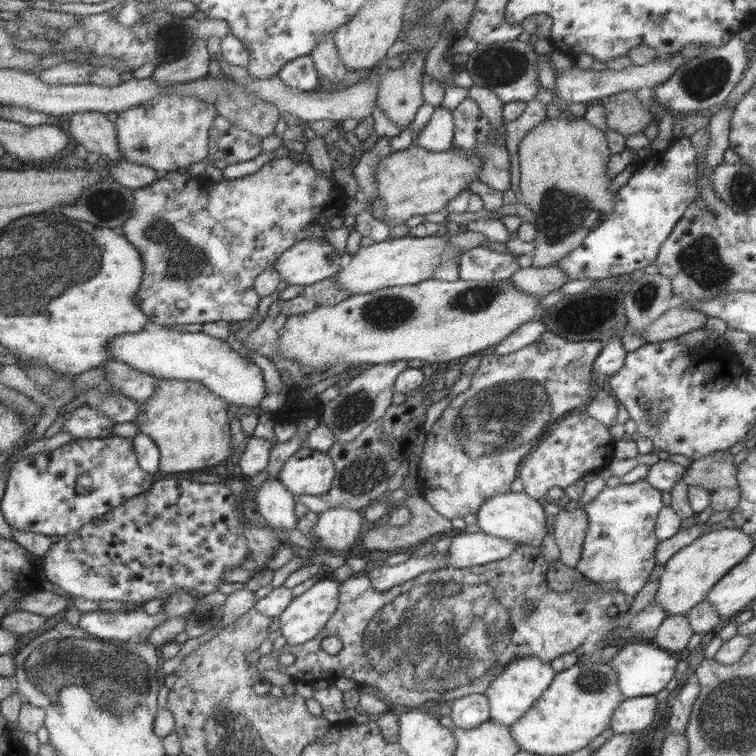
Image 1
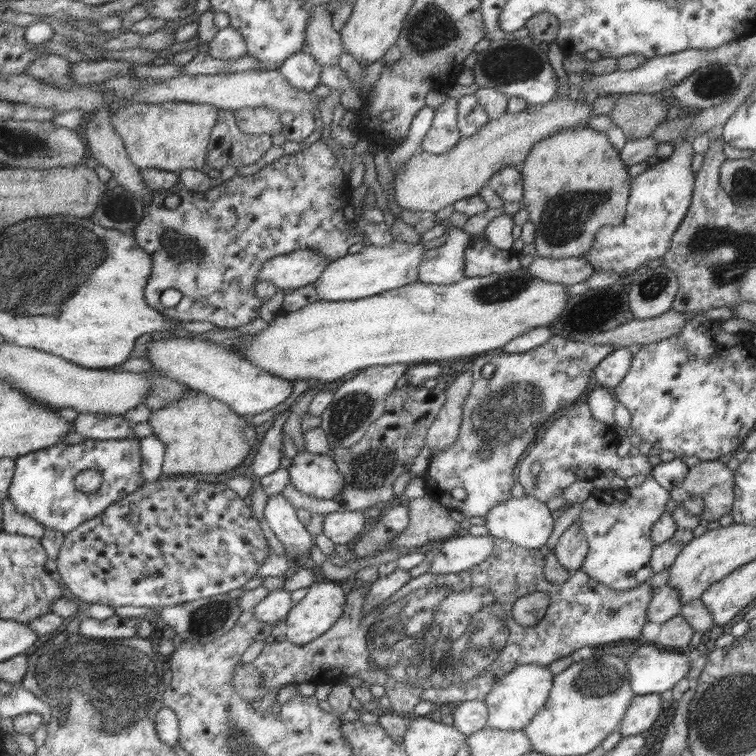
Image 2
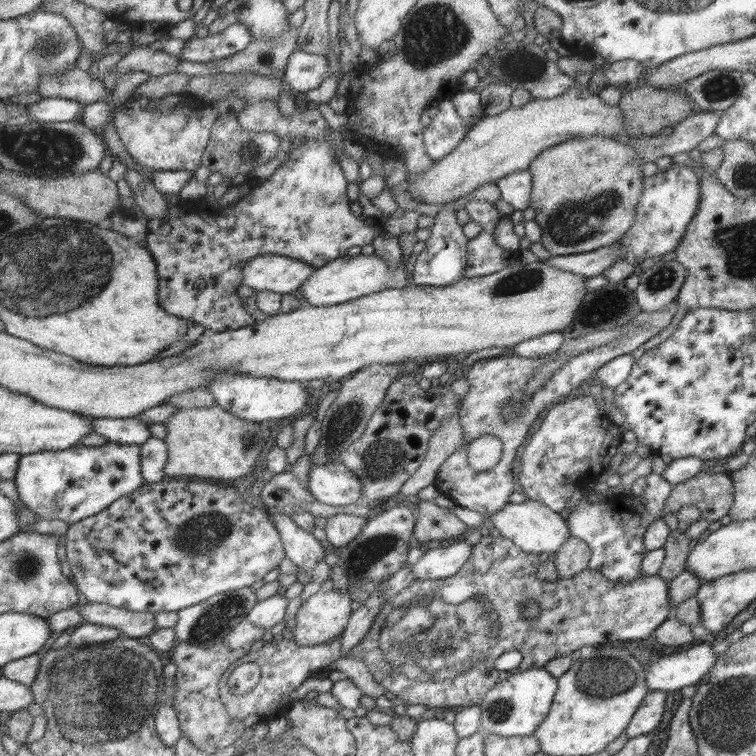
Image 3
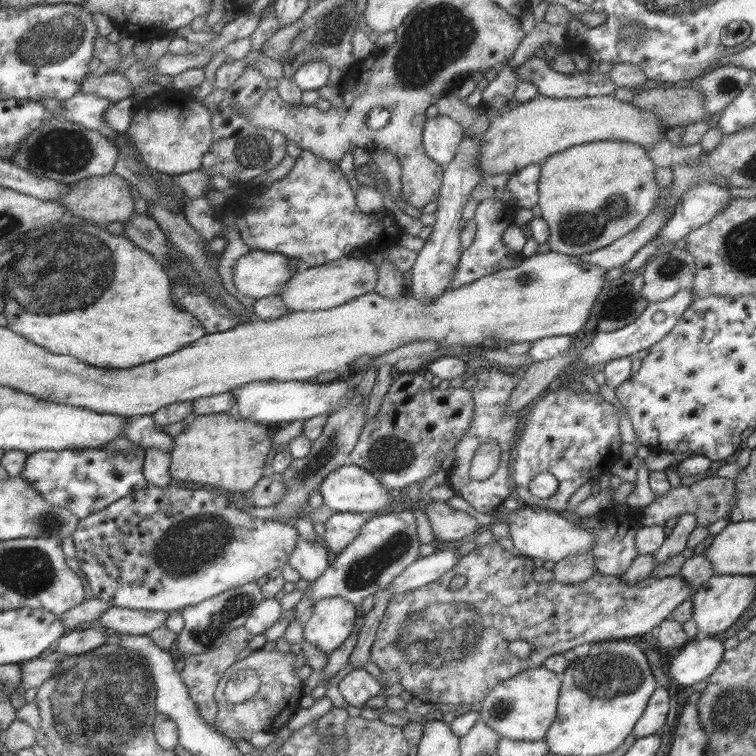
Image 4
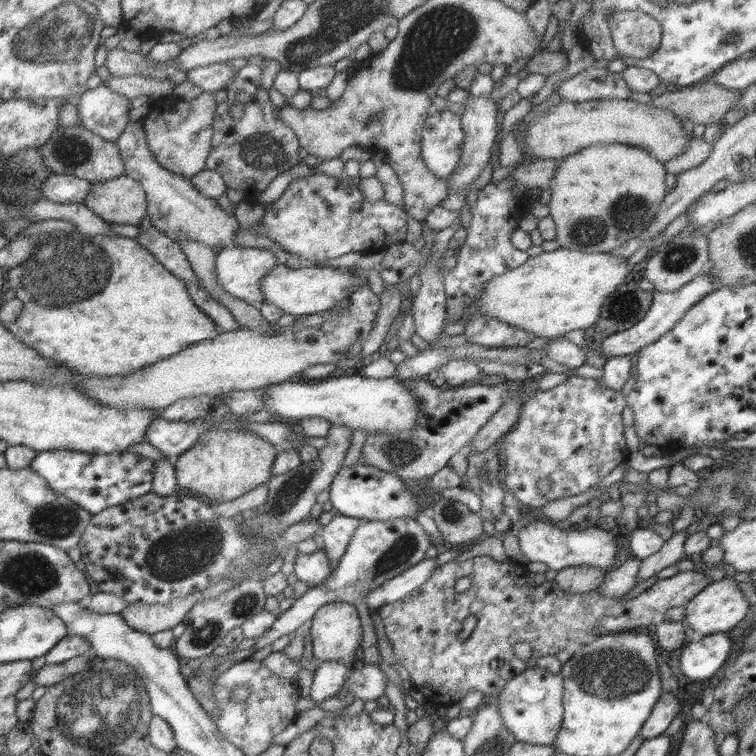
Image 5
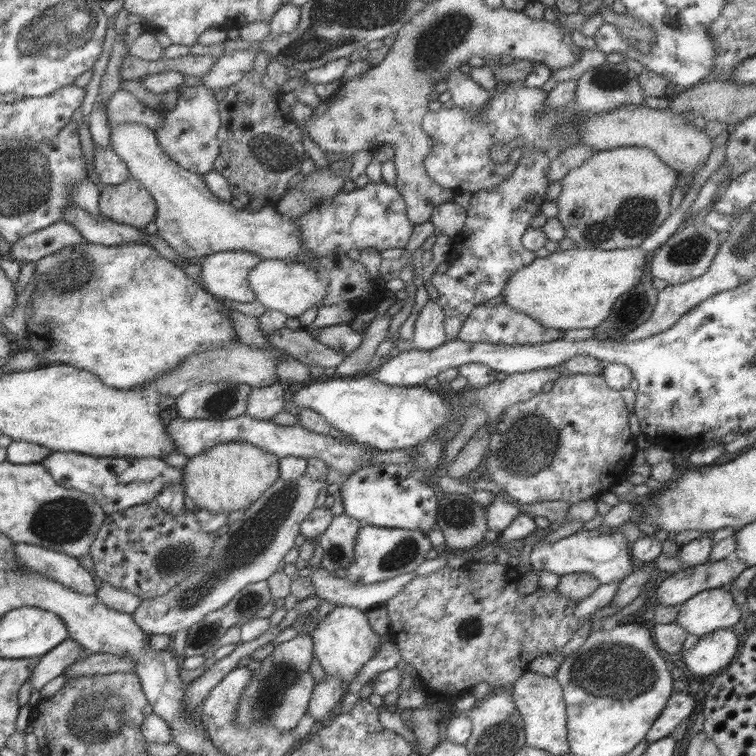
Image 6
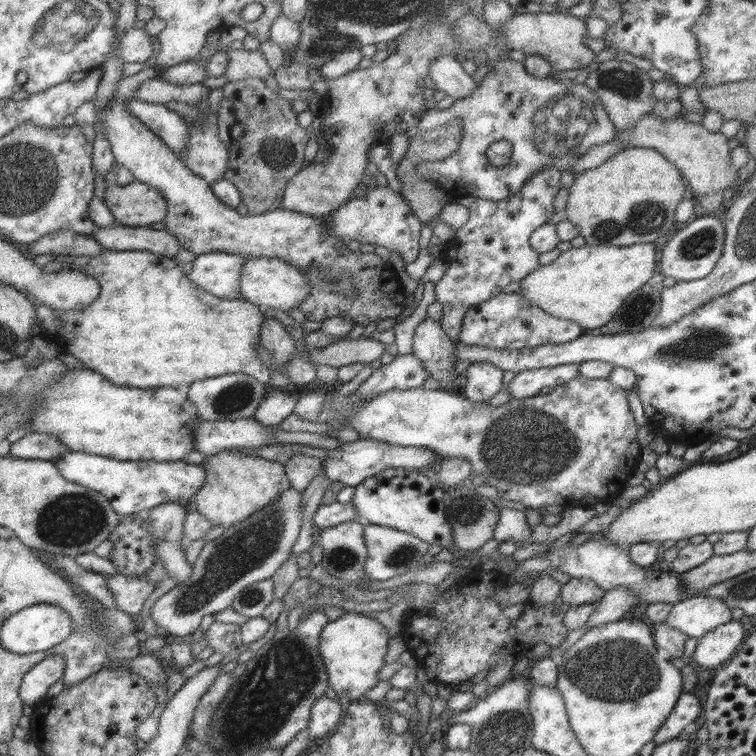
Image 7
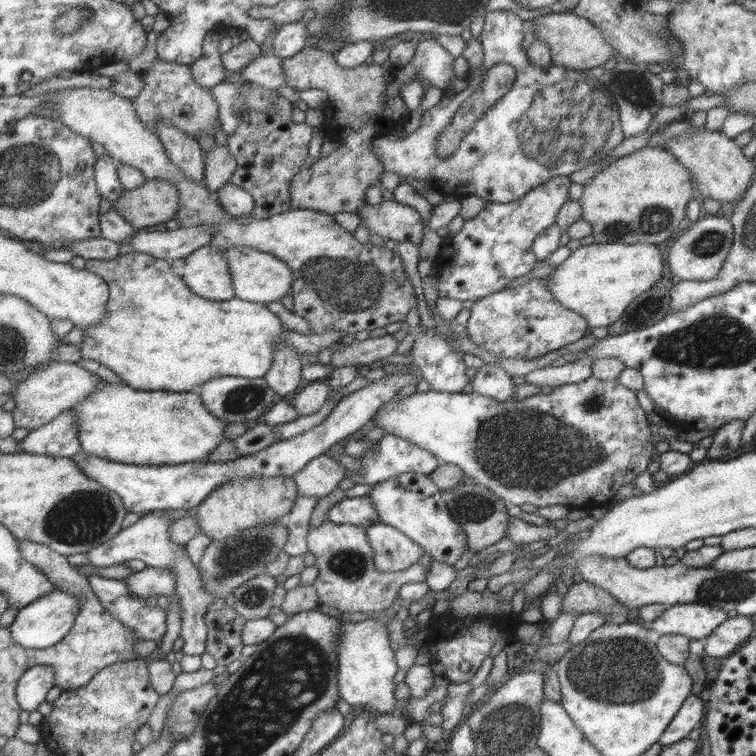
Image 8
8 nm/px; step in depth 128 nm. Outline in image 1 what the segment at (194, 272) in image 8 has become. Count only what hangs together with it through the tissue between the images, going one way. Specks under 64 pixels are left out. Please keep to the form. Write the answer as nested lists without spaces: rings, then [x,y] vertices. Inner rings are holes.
[[[299,239],[278,256],[274,267],[289,285],[307,286],[334,276],[339,256],[332,245],[321,239]]]

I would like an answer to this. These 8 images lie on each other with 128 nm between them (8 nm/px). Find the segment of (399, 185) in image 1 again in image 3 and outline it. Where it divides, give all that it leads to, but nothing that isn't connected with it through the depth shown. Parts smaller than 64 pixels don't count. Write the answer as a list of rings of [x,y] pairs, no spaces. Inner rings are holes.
[[[569,88],[551,99],[532,99],[523,106],[510,106],[493,116],[484,115],[449,154],[433,160],[431,168],[421,171],[404,186],[417,203],[445,204],[464,197],[482,184],[527,169],[537,154],[559,142],[593,135],[613,139],[617,138],[613,134],[618,133],[624,133],[624,130],[617,105],[605,105],[593,93]]]

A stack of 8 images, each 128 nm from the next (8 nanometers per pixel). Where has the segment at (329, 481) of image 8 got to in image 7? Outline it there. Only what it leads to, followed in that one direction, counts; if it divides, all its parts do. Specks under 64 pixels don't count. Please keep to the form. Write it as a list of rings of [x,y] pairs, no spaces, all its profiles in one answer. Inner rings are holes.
[[[293,453],[284,464],[284,473],[289,481],[289,487],[302,492],[309,481],[322,470],[322,461],[316,457]]]

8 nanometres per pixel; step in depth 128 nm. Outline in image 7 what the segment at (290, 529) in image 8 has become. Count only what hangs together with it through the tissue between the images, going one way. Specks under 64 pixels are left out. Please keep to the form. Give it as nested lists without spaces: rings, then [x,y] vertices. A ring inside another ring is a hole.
[[[324,471],[315,475],[307,484],[307,488],[299,495],[299,506],[301,506],[301,527],[295,544],[291,547],[291,554],[297,556],[309,551],[313,544],[313,514],[319,508],[319,502],[323,492],[330,486],[331,480]]]

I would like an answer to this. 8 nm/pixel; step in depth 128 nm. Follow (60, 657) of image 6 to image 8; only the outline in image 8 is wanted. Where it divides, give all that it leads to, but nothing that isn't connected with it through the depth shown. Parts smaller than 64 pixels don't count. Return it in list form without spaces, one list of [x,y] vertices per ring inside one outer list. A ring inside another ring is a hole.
[[[36,664],[24,669],[17,681],[14,693],[20,710],[35,710],[45,701],[47,690],[55,684],[53,668]]]

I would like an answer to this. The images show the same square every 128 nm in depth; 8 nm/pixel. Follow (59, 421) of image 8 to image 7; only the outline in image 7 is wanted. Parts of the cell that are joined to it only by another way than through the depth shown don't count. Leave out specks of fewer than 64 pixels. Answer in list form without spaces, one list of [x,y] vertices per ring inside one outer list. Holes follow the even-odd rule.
[[[27,432],[22,438],[10,444],[9,455],[23,460],[52,461],[69,451],[54,436],[42,432]]]

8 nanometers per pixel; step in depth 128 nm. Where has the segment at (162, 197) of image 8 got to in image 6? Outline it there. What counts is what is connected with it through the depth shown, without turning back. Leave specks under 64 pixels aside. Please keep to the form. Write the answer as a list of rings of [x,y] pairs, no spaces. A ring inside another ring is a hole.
[[[129,176],[121,184],[102,185],[99,189],[98,209],[105,218],[137,229],[154,219],[154,200],[134,178]]]

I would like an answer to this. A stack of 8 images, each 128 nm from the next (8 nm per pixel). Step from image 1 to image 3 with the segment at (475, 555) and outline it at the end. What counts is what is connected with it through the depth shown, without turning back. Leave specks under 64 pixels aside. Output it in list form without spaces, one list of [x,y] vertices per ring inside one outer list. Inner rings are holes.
[[[448,542],[445,547],[427,550],[411,570],[414,580],[440,579],[454,576],[469,561],[474,545],[467,542]]]

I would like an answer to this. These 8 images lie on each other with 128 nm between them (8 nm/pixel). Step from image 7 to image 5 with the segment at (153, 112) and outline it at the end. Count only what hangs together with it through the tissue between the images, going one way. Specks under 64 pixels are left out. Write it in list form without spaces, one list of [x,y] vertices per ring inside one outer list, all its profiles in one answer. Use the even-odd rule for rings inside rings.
[[[103,84],[84,91],[76,100],[80,126],[105,140],[116,143],[128,123],[130,102]]]

